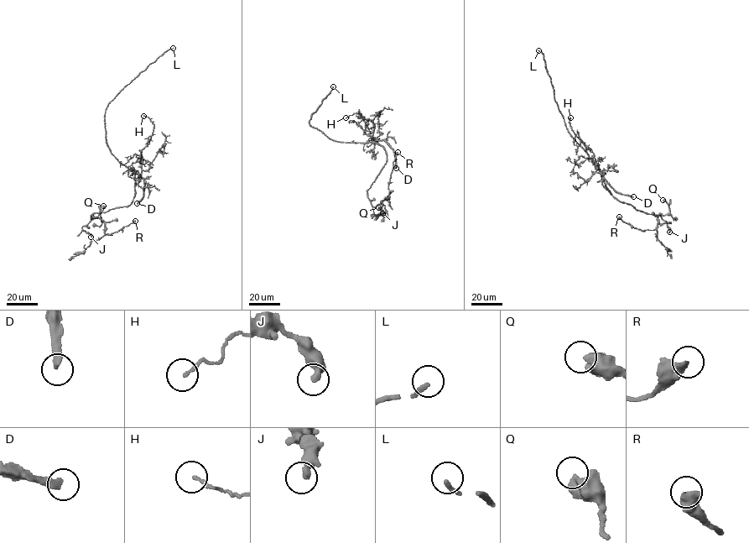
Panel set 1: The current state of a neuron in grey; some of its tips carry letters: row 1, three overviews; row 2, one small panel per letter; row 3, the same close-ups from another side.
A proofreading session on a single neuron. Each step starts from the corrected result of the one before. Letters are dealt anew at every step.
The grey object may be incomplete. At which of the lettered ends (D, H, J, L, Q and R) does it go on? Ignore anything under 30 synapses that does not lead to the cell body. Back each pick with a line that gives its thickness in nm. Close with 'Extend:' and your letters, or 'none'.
D: 320 nm
L: 200 nm
Extend: D, L

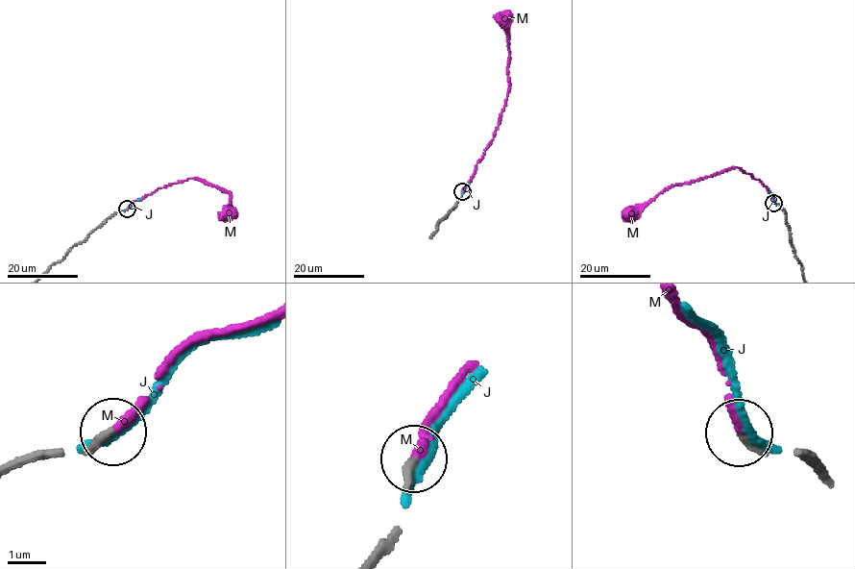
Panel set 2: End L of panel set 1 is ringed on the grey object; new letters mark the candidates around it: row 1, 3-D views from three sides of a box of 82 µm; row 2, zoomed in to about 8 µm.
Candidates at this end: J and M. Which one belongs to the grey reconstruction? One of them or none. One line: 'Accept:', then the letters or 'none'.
Accept: M

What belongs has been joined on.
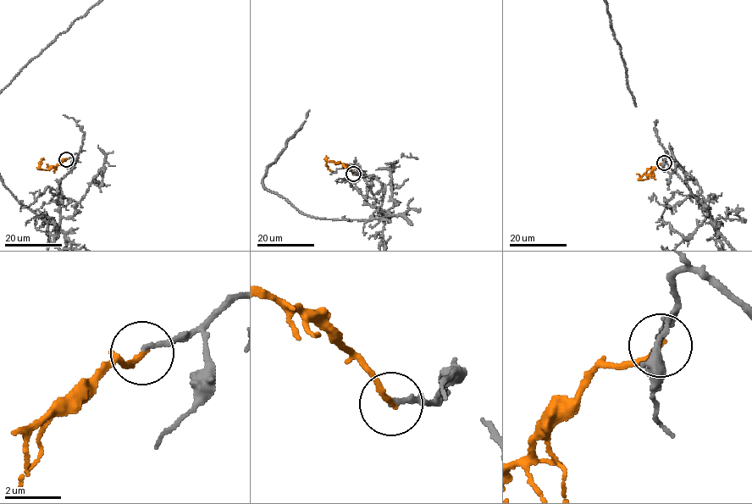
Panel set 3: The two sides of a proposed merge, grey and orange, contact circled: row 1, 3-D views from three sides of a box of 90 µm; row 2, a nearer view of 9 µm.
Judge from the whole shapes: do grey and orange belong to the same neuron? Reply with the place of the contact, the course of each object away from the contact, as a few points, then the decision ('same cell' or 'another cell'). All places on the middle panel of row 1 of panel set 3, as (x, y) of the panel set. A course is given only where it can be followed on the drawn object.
(353, 174) | orange via (353, 174), (341, 163), (326, 160), (331, 170) | same cell

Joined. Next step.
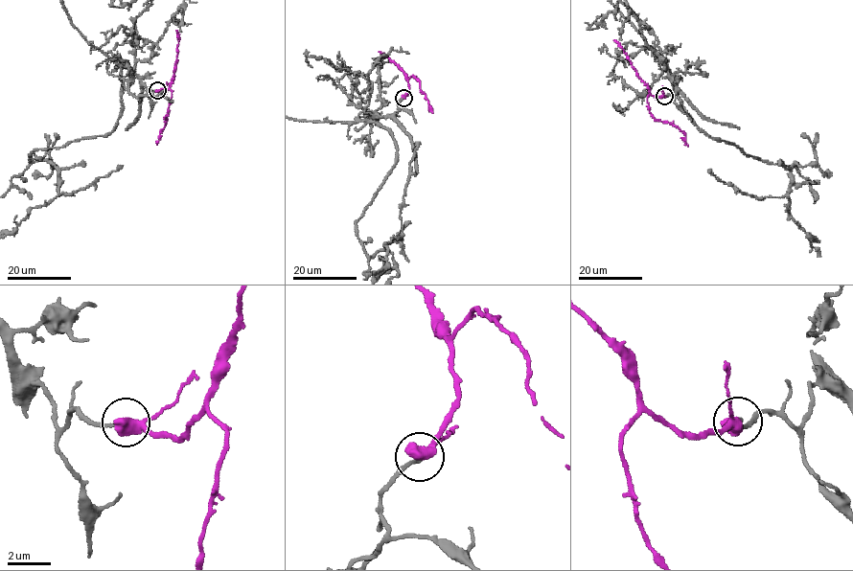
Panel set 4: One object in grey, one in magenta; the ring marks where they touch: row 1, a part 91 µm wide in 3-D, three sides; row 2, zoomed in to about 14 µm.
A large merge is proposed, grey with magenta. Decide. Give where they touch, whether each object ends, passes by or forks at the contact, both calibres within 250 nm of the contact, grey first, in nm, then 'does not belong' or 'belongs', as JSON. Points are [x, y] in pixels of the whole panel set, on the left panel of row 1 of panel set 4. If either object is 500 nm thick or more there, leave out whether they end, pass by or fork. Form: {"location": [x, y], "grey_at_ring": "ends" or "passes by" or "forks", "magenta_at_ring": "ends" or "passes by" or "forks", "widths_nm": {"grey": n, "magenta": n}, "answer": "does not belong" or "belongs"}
{"location": [157, 90], "grey_at_ring": "ends", "magenta_at_ring": "passes by", "widths_nm": {"grey": 160, "magenta": 460}, "answer": "does not belong"}

